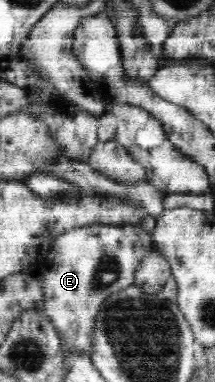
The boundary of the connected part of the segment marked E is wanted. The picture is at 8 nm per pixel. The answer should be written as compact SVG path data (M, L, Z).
M93 224L79 226L59 234L53 242L47 261L42 265L40 275L44 289L44 312L53 323L54 330L61 337L65 346L78 357L92 358L95 344L96 316L104 300L114 296L125 288L134 286L134 270L143 256L154 248L152 234L140 230L137 225L103 225Z

